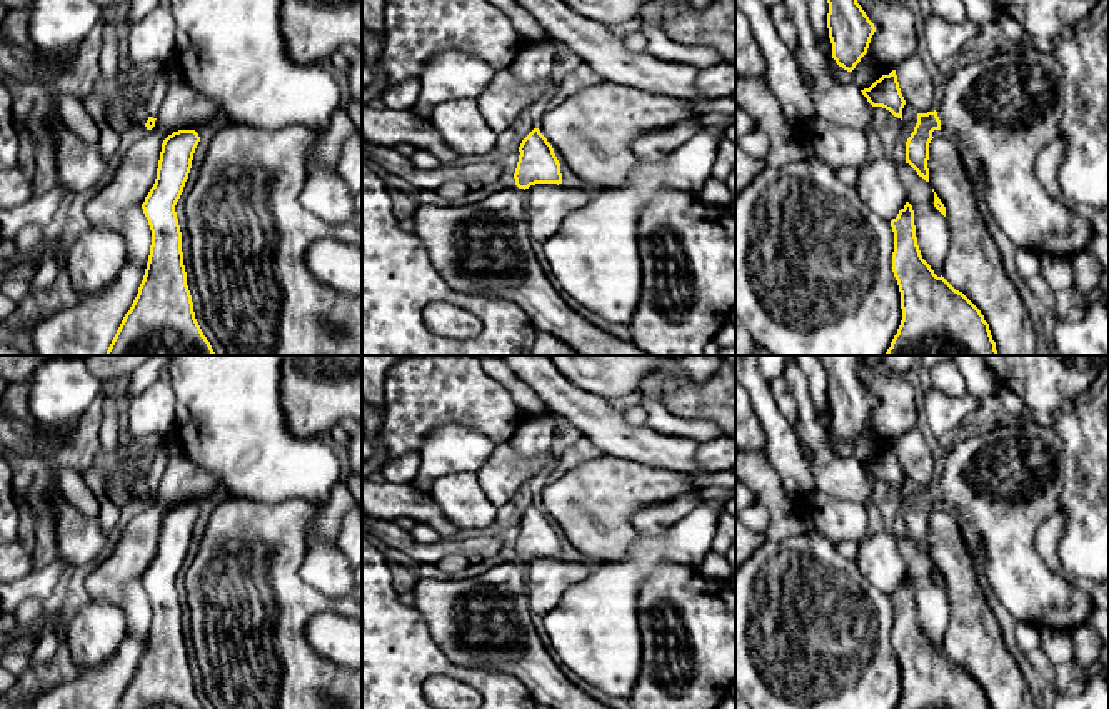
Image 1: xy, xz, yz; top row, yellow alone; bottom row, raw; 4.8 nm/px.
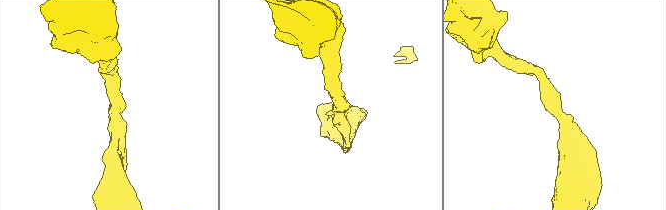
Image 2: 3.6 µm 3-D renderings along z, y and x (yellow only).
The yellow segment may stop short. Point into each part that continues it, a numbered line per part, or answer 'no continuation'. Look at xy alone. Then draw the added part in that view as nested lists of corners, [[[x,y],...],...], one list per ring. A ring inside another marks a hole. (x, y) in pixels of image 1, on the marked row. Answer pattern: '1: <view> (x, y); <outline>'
1: xy (135, 104); [[[137,85],[135,90],[125,98],[125,117],[127,125],[137,123],[143,132],[147,130],[147,90]]]

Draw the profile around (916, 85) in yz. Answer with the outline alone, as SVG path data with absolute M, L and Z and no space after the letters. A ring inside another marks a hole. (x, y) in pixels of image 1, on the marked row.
M917 53L902 62L897 67L896 75L904 100L916 110L916 113L936 110L939 92Z

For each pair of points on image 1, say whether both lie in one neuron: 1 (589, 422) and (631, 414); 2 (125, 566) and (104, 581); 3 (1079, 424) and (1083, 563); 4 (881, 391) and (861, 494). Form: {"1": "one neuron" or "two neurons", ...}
{"1": "two neurons", "2": "one neuron", "3": "one neuron", "4": "two neurons"}

